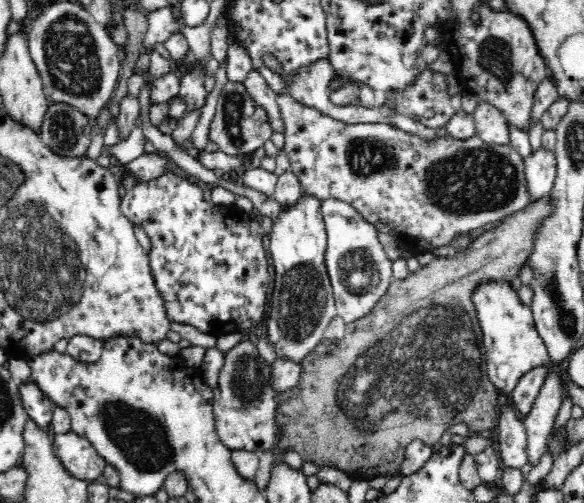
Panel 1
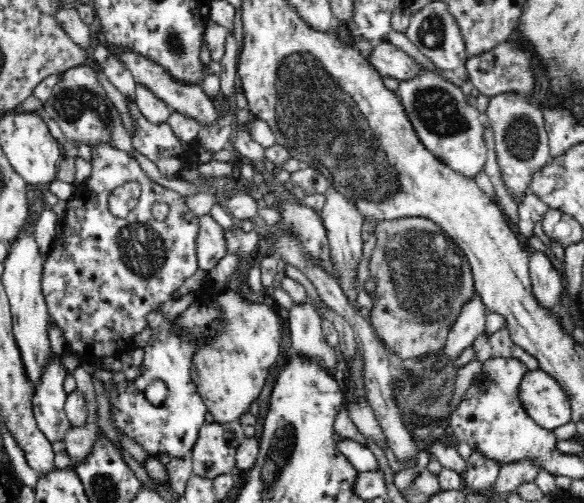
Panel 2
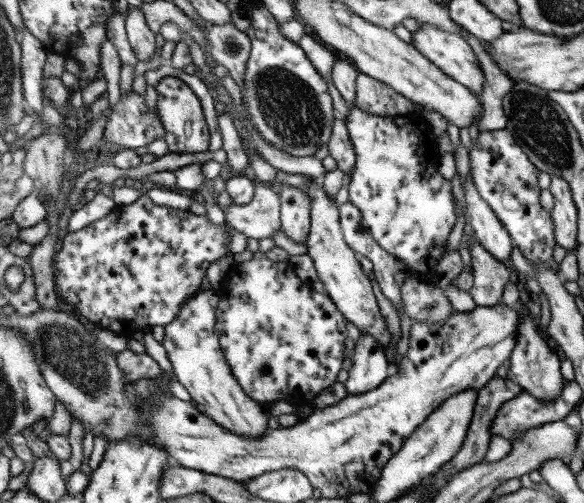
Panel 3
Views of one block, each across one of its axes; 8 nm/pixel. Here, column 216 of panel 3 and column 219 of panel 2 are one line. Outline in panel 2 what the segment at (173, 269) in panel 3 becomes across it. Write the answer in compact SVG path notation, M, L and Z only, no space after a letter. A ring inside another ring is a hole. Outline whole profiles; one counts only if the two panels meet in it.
M204 212L200 218L200 231L197 237L197 268L209 272L229 253L227 232L212 212Z

